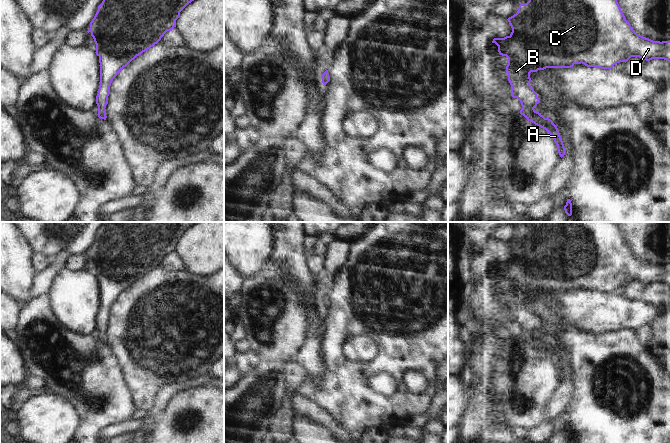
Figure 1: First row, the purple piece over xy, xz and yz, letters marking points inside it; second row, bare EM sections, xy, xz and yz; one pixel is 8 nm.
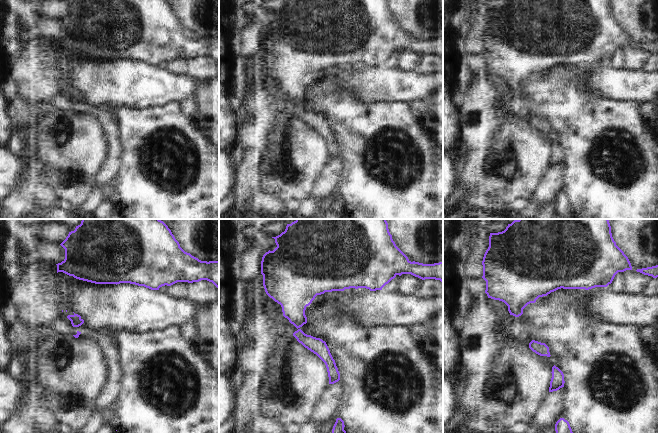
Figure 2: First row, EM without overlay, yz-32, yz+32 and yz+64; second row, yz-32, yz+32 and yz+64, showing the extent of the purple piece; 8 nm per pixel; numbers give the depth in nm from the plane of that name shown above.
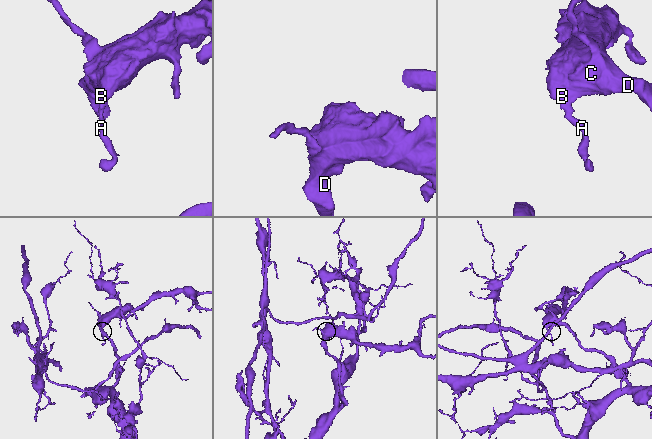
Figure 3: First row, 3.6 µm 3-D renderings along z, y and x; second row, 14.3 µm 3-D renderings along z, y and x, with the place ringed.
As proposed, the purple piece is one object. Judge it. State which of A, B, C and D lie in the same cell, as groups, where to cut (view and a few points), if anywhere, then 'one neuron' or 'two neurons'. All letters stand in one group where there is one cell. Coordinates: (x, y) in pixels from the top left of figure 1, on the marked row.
groups A B C D; cut none; one neuron

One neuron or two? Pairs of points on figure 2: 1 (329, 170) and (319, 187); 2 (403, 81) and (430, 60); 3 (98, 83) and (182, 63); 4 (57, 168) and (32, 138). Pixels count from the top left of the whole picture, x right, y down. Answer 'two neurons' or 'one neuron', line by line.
1: one neuron
2: two neurons
3: two neurons
4: two neurons

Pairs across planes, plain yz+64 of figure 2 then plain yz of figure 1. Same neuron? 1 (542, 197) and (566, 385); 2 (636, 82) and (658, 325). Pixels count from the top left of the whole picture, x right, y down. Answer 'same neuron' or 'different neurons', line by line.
1: same neuron
2: different neurons

